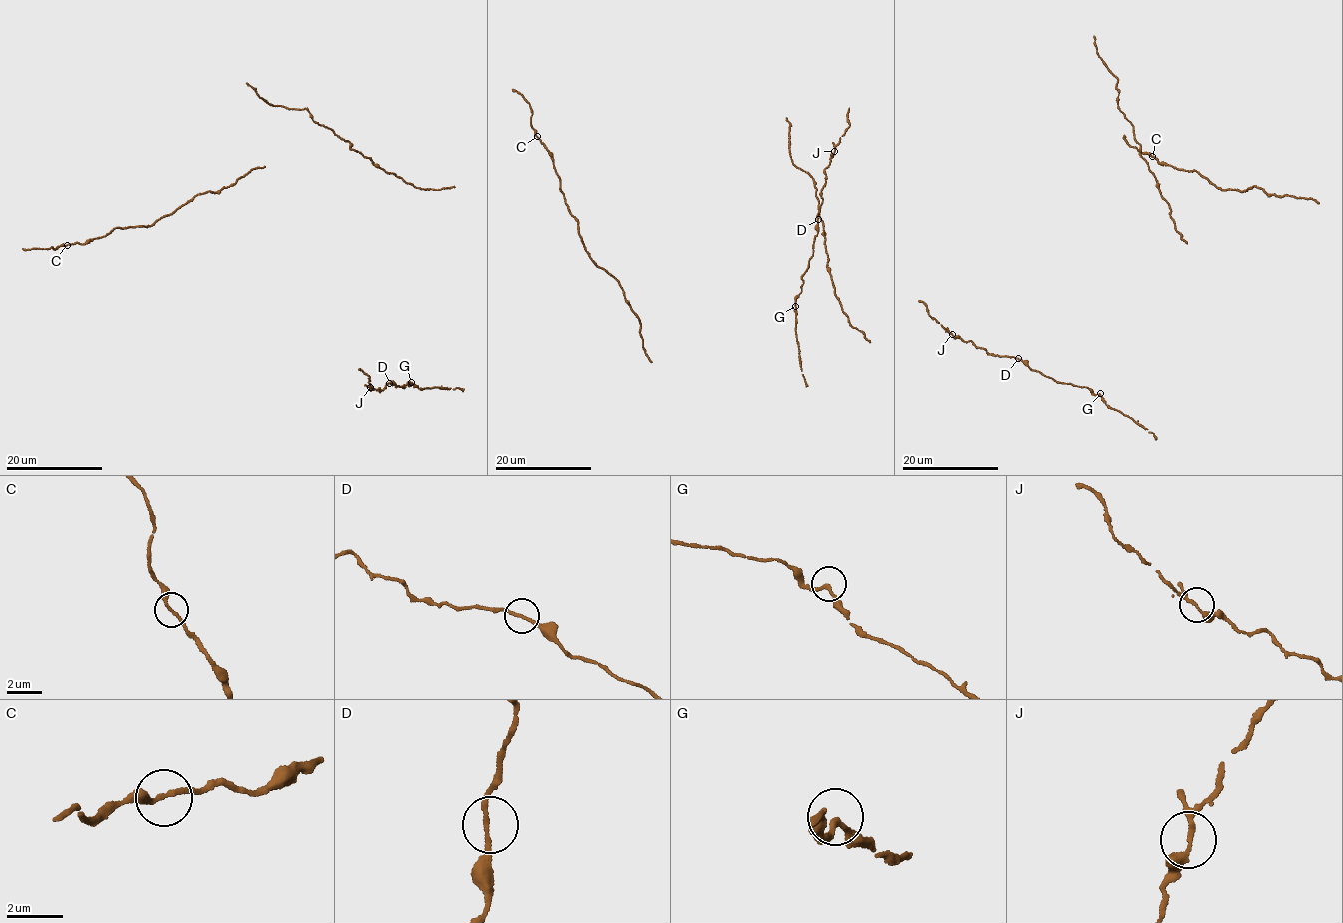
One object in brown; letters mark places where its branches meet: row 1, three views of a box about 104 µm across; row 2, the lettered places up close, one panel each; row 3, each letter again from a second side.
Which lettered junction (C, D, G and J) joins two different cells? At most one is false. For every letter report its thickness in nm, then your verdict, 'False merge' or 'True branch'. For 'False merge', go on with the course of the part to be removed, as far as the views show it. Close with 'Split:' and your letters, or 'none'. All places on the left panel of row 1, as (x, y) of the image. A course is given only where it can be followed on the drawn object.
C: Thickness 180 nm. True branch
D: Thickness 150 nm. True branch
G: Thickness 180 nm. True branch
J: Thickness 180 nm. True branch
Split: none

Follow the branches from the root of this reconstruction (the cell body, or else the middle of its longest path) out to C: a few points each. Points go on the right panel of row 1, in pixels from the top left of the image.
C: (1277, 197), (1253, 185), (1241, 191), (1223, 189), (1197, 172), (1162, 164), (1152, 156)

